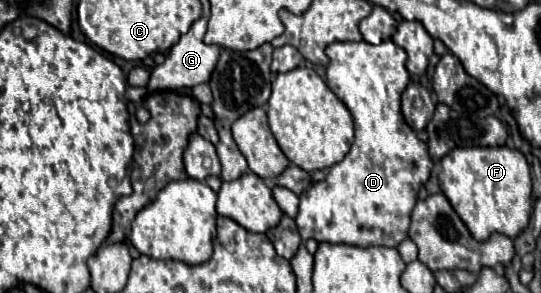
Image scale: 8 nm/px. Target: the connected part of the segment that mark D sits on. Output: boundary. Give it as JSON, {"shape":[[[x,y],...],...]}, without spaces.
{"shape":[[[365,40],[361,42],[333,42],[327,46],[327,56],[329,56],[329,66],[327,66],[327,86],[341,98],[341,102],[349,108],[349,112],[353,114],[353,120],[355,120],[355,142],[351,144],[351,150],[347,152],[347,156],[331,166],[331,172],[325,176],[325,180],[317,182],[313,188],[309,188],[307,192],[301,194],[301,204],[299,204],[299,214],[295,218],[297,222],[297,228],[299,228],[299,234],[303,240],[309,240],[309,238],[315,238],[317,242],[331,242],[331,244],[349,244],[349,246],[359,246],[359,248],[369,248],[369,246],[399,246],[405,238],[407,238],[407,232],[409,232],[409,216],[411,216],[411,210],[417,202],[417,192],[421,188],[421,184],[427,182],[429,174],[431,174],[431,168],[433,168],[433,160],[429,158],[427,154],[427,146],[425,142],[421,142],[415,132],[405,124],[403,116],[401,116],[401,92],[407,88],[409,84],[409,72],[405,68],[405,60],[407,60],[407,54],[403,52],[403,48],[399,48],[397,44],[393,44],[391,40],[383,42],[383,44],[369,44]]]}

